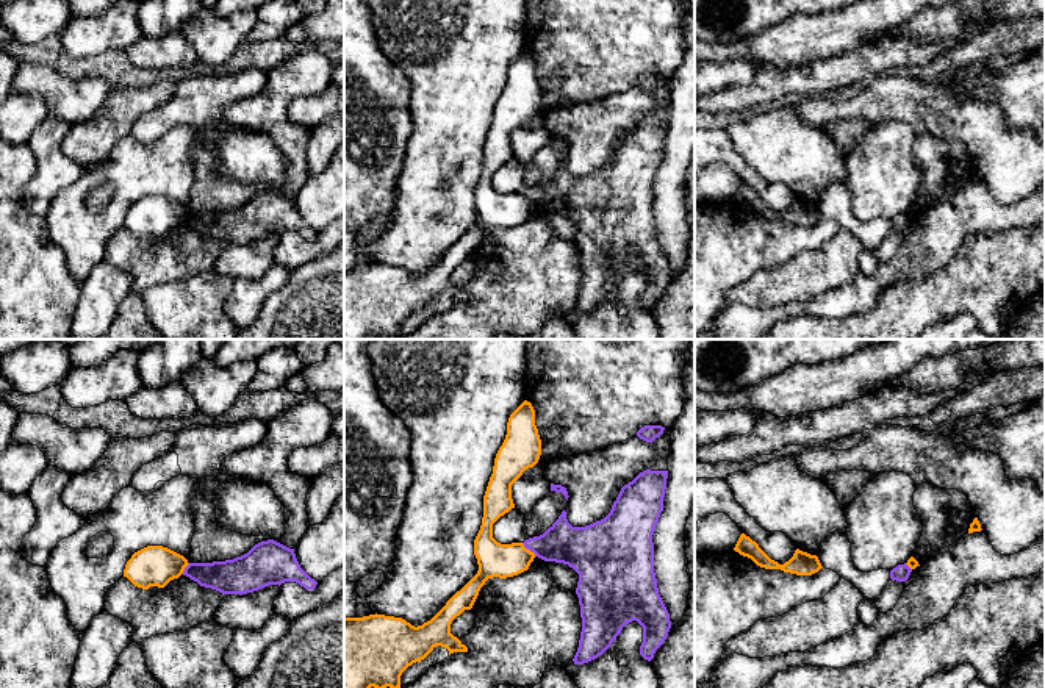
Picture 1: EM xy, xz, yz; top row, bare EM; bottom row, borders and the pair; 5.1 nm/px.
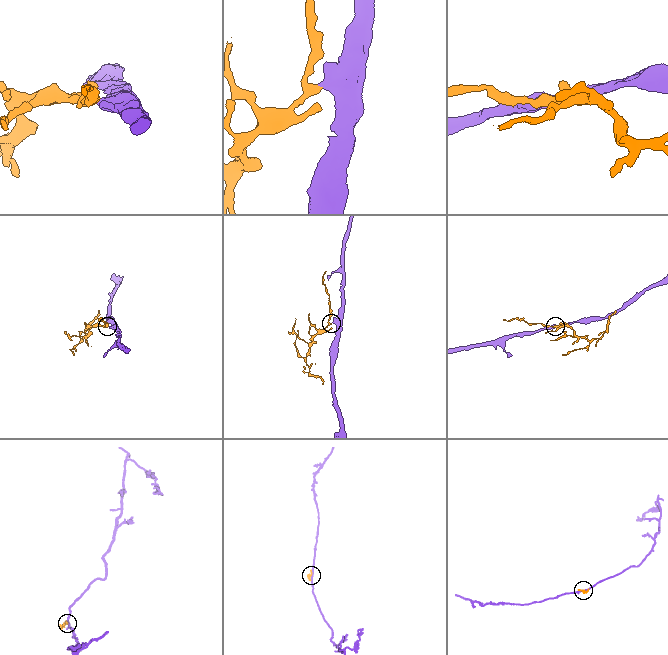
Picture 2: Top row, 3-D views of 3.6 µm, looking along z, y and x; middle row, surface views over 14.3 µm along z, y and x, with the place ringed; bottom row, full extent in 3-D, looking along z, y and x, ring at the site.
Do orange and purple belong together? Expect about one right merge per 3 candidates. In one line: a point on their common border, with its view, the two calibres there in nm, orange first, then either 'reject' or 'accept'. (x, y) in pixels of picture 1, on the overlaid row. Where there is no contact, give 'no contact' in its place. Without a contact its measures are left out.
xz (527, 549) | 180/200 nm | reject

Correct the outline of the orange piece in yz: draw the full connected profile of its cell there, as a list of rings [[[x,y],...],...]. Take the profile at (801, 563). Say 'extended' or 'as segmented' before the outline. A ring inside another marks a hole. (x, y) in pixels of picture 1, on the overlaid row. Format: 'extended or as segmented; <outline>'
as segmented; [[[745,533],[740,535],[734,550],[743,557],[751,558],[760,568],[781,569],[784,572],[790,572],[796,575],[812,575],[823,568],[817,555],[810,555],[799,549],[795,550],[793,557],[788,561],[779,564],[777,561],[771,560],[759,547],[759,544],[752,541],[749,536],[746,536]]]

